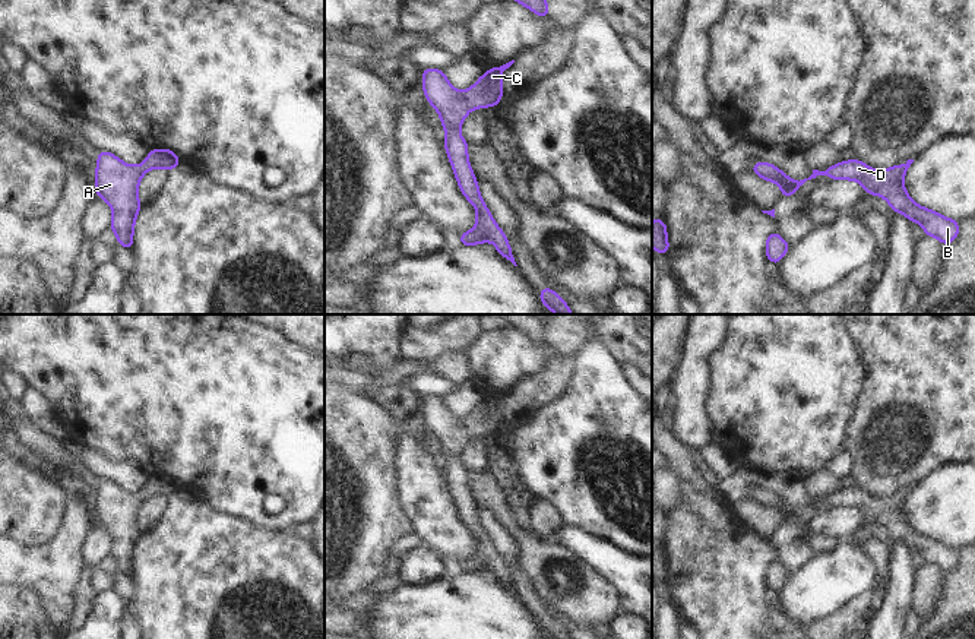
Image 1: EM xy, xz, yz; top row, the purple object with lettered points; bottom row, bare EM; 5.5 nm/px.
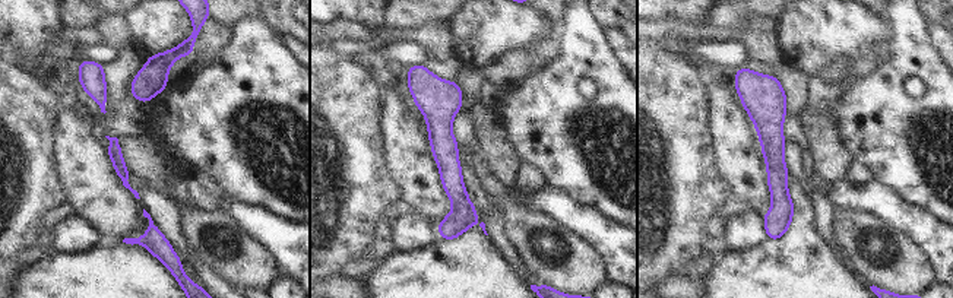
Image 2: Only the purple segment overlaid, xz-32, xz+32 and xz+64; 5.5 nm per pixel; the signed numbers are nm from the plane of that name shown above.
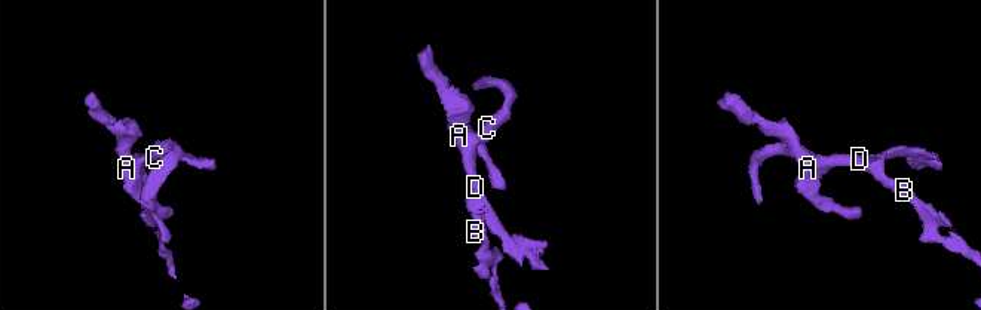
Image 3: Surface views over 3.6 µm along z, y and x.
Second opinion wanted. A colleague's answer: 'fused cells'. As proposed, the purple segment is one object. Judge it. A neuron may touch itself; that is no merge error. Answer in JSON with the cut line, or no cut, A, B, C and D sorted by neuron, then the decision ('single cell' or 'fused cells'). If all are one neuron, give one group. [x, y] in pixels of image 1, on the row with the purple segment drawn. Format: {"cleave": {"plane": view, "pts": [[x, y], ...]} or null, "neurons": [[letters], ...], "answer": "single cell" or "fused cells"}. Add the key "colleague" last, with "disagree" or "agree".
{"cleave": null, "neurons": [["A", "B", "C", "D"]], "answer": "single cell", "colleague": "disagree"}

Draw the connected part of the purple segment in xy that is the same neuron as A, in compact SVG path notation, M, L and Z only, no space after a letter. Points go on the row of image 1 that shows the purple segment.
M151 149L140 165L127 165L115 155L99 151L95 173L95 193L113 209L110 230L115 232L117 243L133 249L133 230L136 215L142 209L137 187L149 170L165 168L171 171L181 159L171 149Z

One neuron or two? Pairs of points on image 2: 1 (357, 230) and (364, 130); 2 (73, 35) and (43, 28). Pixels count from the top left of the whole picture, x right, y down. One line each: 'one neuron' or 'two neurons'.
1: one neuron
2: two neurons

